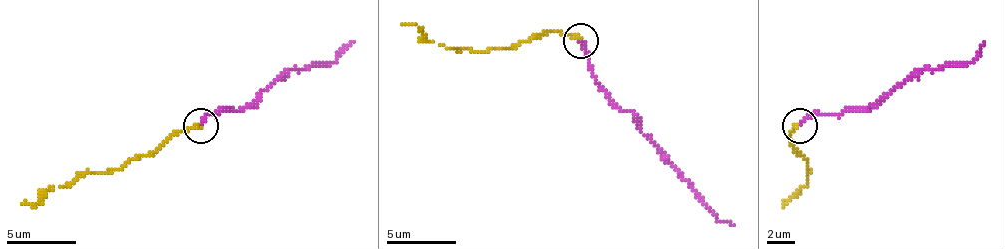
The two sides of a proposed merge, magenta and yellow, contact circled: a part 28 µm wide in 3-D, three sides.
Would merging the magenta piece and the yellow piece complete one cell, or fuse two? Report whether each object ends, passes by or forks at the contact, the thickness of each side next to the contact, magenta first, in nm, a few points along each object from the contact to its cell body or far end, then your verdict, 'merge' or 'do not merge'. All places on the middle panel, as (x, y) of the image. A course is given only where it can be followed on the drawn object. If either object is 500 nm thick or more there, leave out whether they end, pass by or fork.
magenta ends there; yellow ends there; 240 nm thick on the magenta side, 260 nm on the other; magenta runs (581, 41), (588, 55), (588, 69), (619, 107), (633, 114), (657, 149), (713, 214), (734, 225); yellow runs (578, 38), (543, 31), (509, 48), (471, 52), (429, 41), (416, 24), (402, 24); merge

